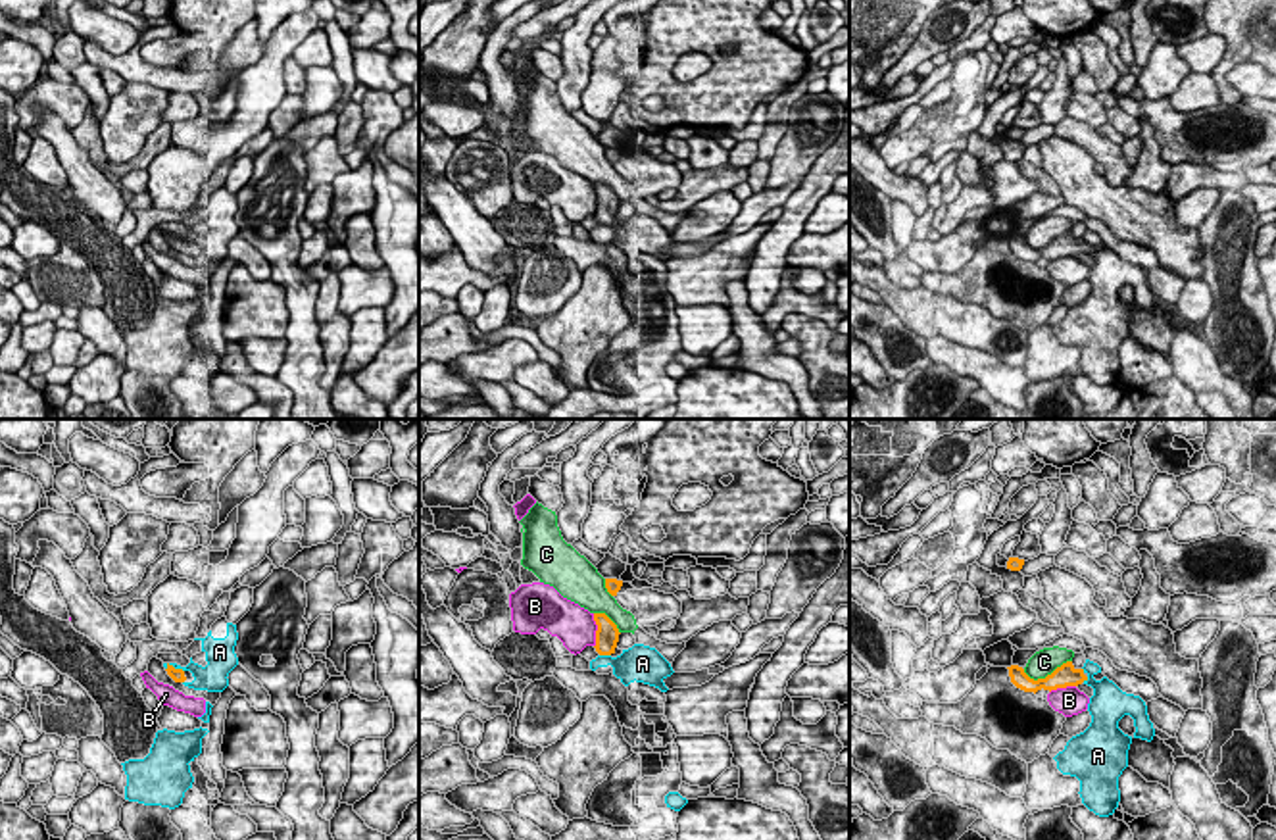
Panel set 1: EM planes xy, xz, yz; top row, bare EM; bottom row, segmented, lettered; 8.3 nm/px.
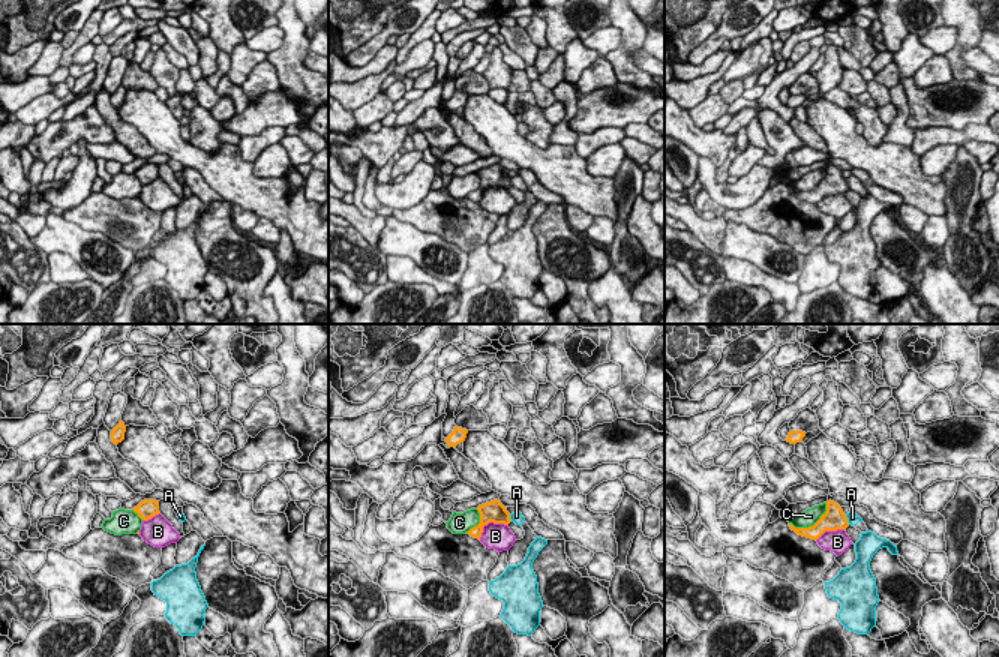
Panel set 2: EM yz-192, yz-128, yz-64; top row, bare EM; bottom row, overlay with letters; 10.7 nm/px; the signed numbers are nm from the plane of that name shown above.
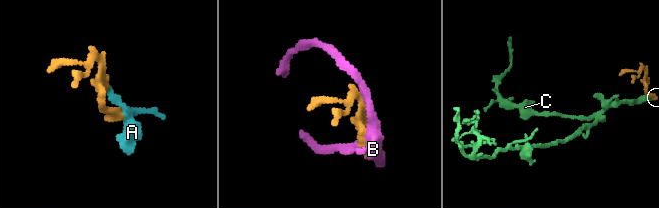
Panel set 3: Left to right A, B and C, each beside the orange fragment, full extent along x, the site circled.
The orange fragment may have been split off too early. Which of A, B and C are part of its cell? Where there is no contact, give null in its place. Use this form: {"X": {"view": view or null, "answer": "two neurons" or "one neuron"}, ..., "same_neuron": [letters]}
{"A": {"view": "xy", "answer": "one neuron"}, "B": {"view": "xz", "answer": "two neurons"}, "C": {"view": "yz", "answer": "two neurons"}, "same_neuron": ["A"]}

